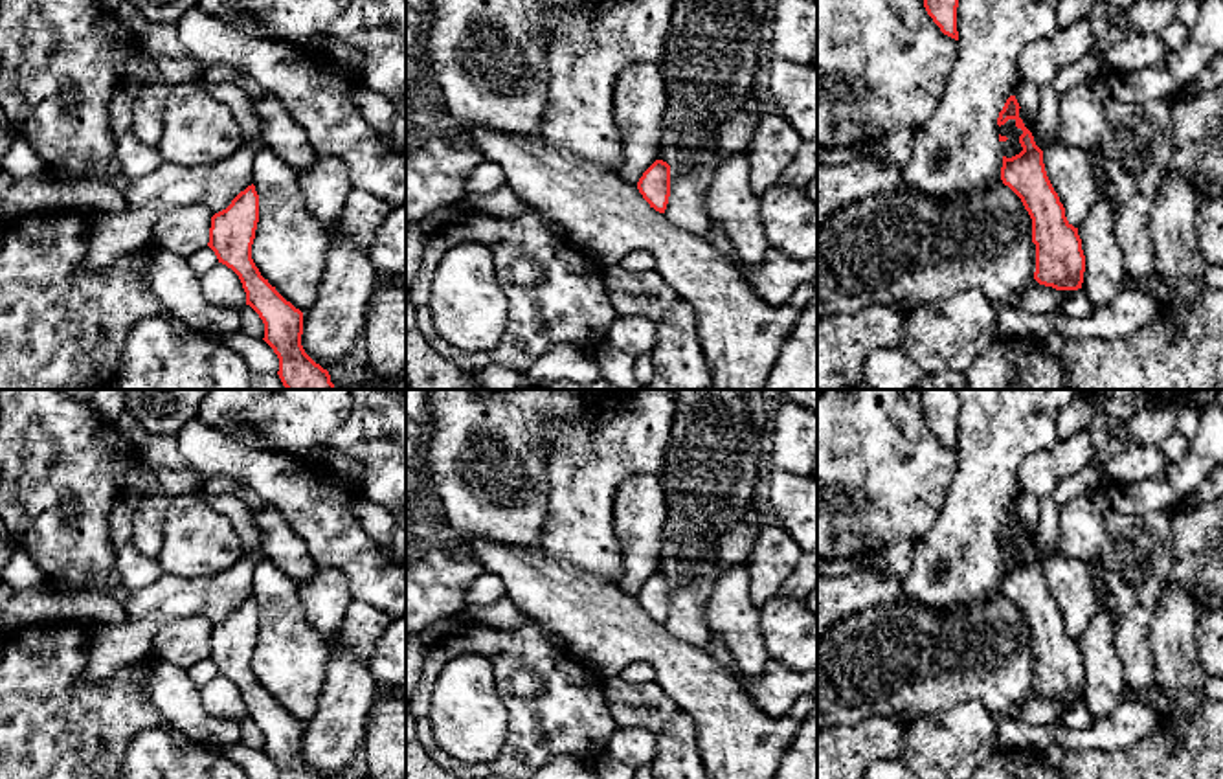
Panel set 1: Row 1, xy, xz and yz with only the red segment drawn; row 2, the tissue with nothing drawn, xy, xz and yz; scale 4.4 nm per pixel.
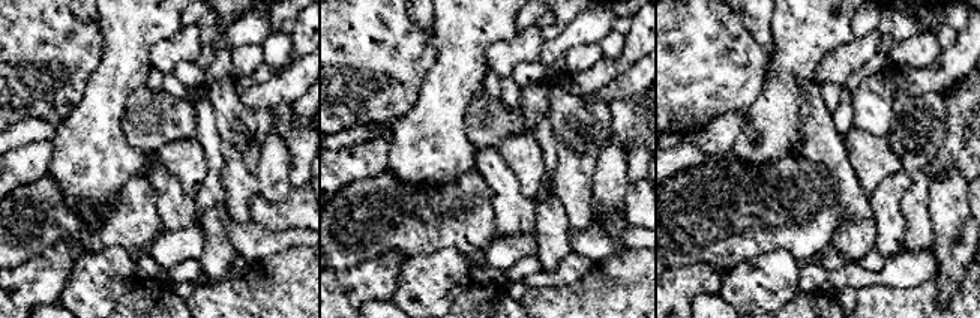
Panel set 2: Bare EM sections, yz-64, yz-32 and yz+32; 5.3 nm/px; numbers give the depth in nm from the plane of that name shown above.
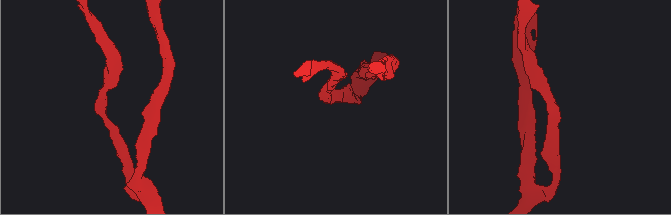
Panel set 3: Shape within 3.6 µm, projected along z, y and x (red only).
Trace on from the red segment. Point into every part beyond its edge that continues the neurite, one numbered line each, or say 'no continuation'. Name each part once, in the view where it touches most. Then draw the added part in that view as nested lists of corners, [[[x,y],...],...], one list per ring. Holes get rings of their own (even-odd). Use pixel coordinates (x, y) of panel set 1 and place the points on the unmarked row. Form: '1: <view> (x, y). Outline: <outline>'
no continuation

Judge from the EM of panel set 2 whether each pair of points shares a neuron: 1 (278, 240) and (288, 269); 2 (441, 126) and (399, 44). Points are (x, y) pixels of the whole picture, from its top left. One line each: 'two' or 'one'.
1: two
2: two

